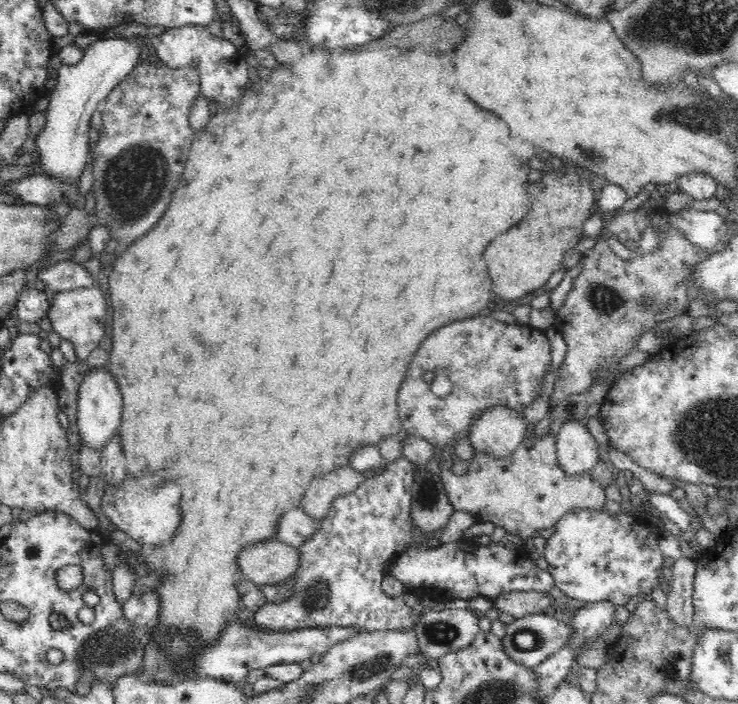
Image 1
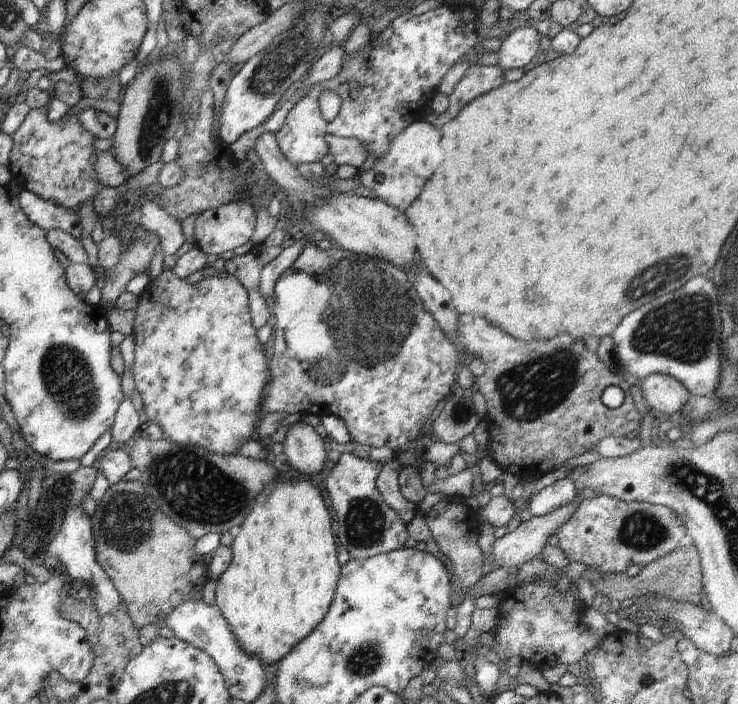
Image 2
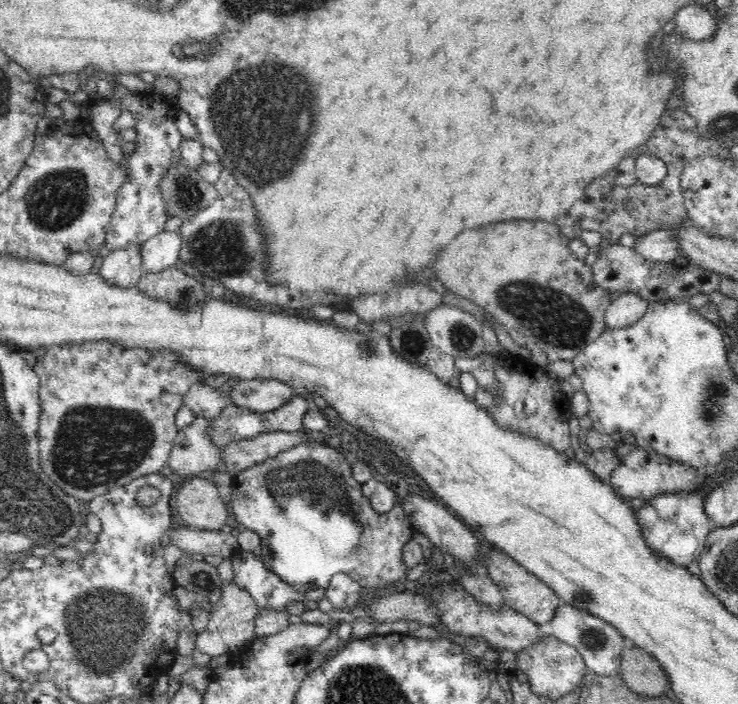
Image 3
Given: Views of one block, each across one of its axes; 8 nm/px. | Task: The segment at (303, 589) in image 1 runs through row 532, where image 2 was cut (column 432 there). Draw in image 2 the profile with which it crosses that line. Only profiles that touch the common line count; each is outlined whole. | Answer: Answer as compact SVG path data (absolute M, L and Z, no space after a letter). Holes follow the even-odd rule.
M306 243L306 248L300 250L294 264L284 270L276 280L274 297L274 302L269 302L269 305L276 342L274 342L269 380L259 409L261 416L266 413L282 414L282 412L287 415L293 413L304 416L311 414L320 418L325 415L338 416L345 423L352 441L374 447L374 449L387 446L397 455L404 445L418 437L438 402L452 393L454 382L457 380L457 372L463 363L463 357L445 336L432 314L424 307L412 286L410 276L398 266L390 264L388 260L366 254L350 253L334 243L328 250L322 250L316 243Z

